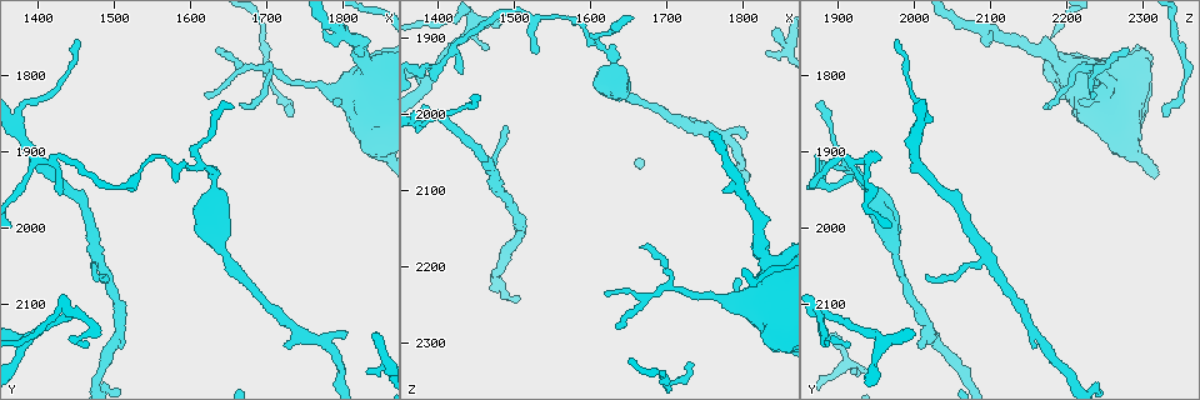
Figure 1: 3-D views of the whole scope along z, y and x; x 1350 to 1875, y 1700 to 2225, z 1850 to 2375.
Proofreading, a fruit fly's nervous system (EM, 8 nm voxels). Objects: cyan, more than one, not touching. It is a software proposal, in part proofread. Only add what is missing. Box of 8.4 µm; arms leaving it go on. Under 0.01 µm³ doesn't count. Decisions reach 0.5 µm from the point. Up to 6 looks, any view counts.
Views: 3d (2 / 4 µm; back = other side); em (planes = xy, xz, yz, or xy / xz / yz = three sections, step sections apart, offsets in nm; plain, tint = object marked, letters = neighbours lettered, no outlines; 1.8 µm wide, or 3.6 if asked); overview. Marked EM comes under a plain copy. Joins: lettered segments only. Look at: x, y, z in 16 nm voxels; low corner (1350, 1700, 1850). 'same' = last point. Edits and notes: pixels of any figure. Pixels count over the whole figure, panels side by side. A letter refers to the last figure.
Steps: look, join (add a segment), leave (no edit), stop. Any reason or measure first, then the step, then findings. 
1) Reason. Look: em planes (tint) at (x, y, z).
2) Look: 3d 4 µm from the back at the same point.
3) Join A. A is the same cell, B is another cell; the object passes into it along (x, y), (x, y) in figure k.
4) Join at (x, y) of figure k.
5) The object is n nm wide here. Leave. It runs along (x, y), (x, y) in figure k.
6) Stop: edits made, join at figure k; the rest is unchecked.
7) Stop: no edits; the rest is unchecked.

Abrupt turn. Look: 3d 2 µm at (1615, 1920, 1915).

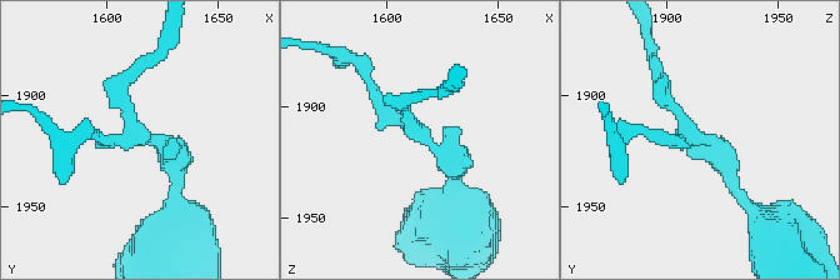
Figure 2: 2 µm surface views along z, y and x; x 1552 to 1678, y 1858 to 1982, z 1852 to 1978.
3 arms meet here. Look: em planes (tint) at (1615, 1917, 1914).

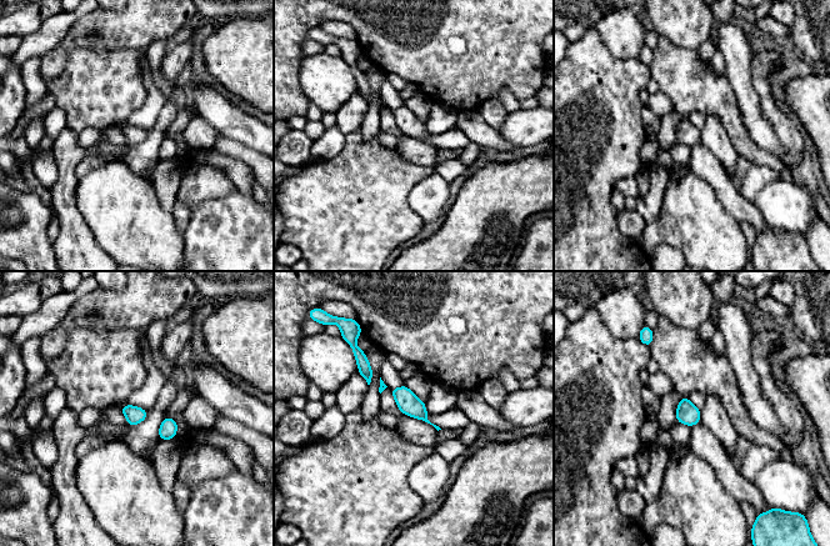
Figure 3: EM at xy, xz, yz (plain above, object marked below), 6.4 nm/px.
See the neighbours. Look: em planes (letters) at the same point.

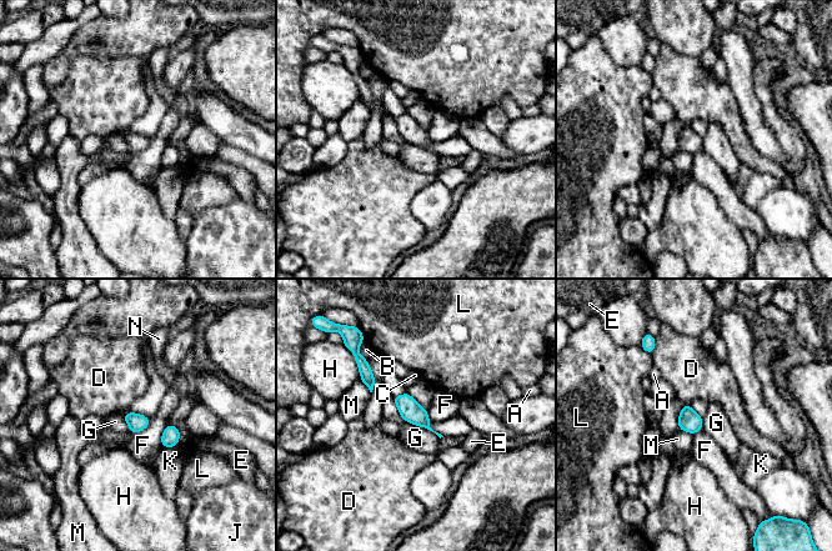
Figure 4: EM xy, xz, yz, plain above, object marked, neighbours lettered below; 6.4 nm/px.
The object is 120 nm wide here; the longest contact is with G, 420 nm. Leave. A, B, C, D, E, F, G, H, J, K, L, M and N are other cells; none of them fits.

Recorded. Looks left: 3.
Sharp bend. Look: em xz step 16 (tint) at (1385, 1830, 2005).

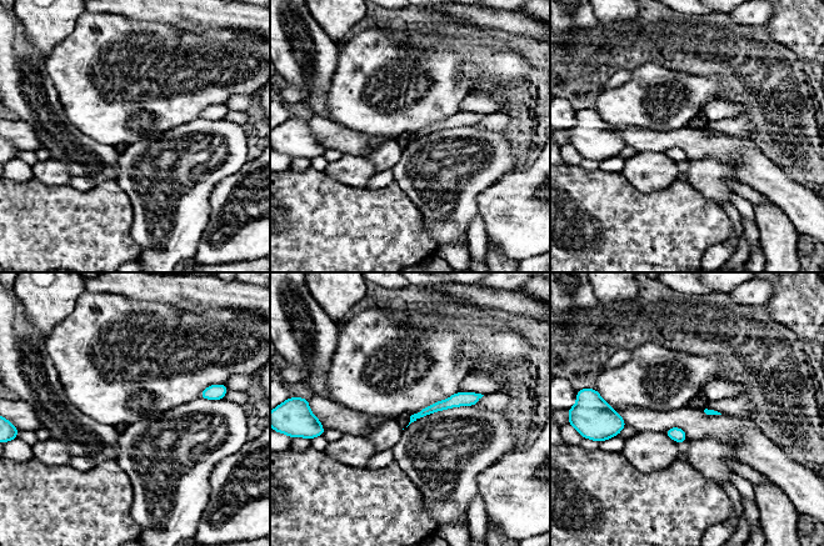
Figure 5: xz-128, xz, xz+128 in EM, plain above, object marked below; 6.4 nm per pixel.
Look: em yz step 8 (letters) at the same point.

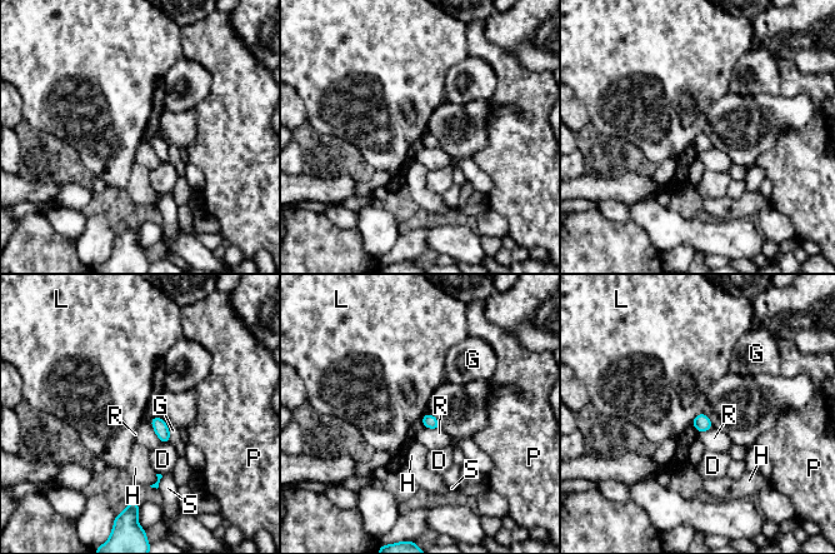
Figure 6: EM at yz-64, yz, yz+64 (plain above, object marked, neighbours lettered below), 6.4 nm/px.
Leave. D, G, H, L, P, R and S are other cells; a border runs along (703, 412), (690, 423) in figure 6; none of them fits.

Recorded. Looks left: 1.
Branch stops here. Look: em planes (letters) at (1845, 2140, 1890).

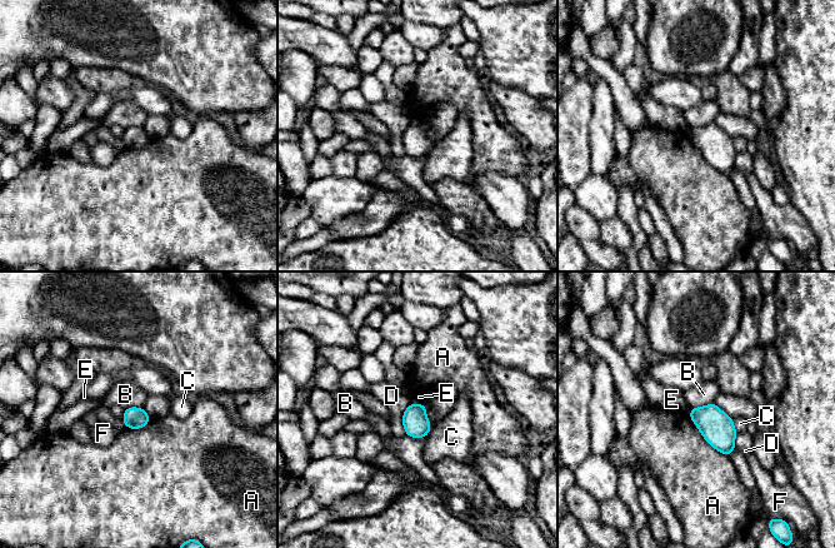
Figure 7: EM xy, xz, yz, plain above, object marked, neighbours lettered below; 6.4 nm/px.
Leave. A, B, C, D, E and F are other cells; a border runs along (713, 402), (691, 408) in figure 7; no lettered segment goes on from it.

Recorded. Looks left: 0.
Stop: no edits; the rest is unchecked.

